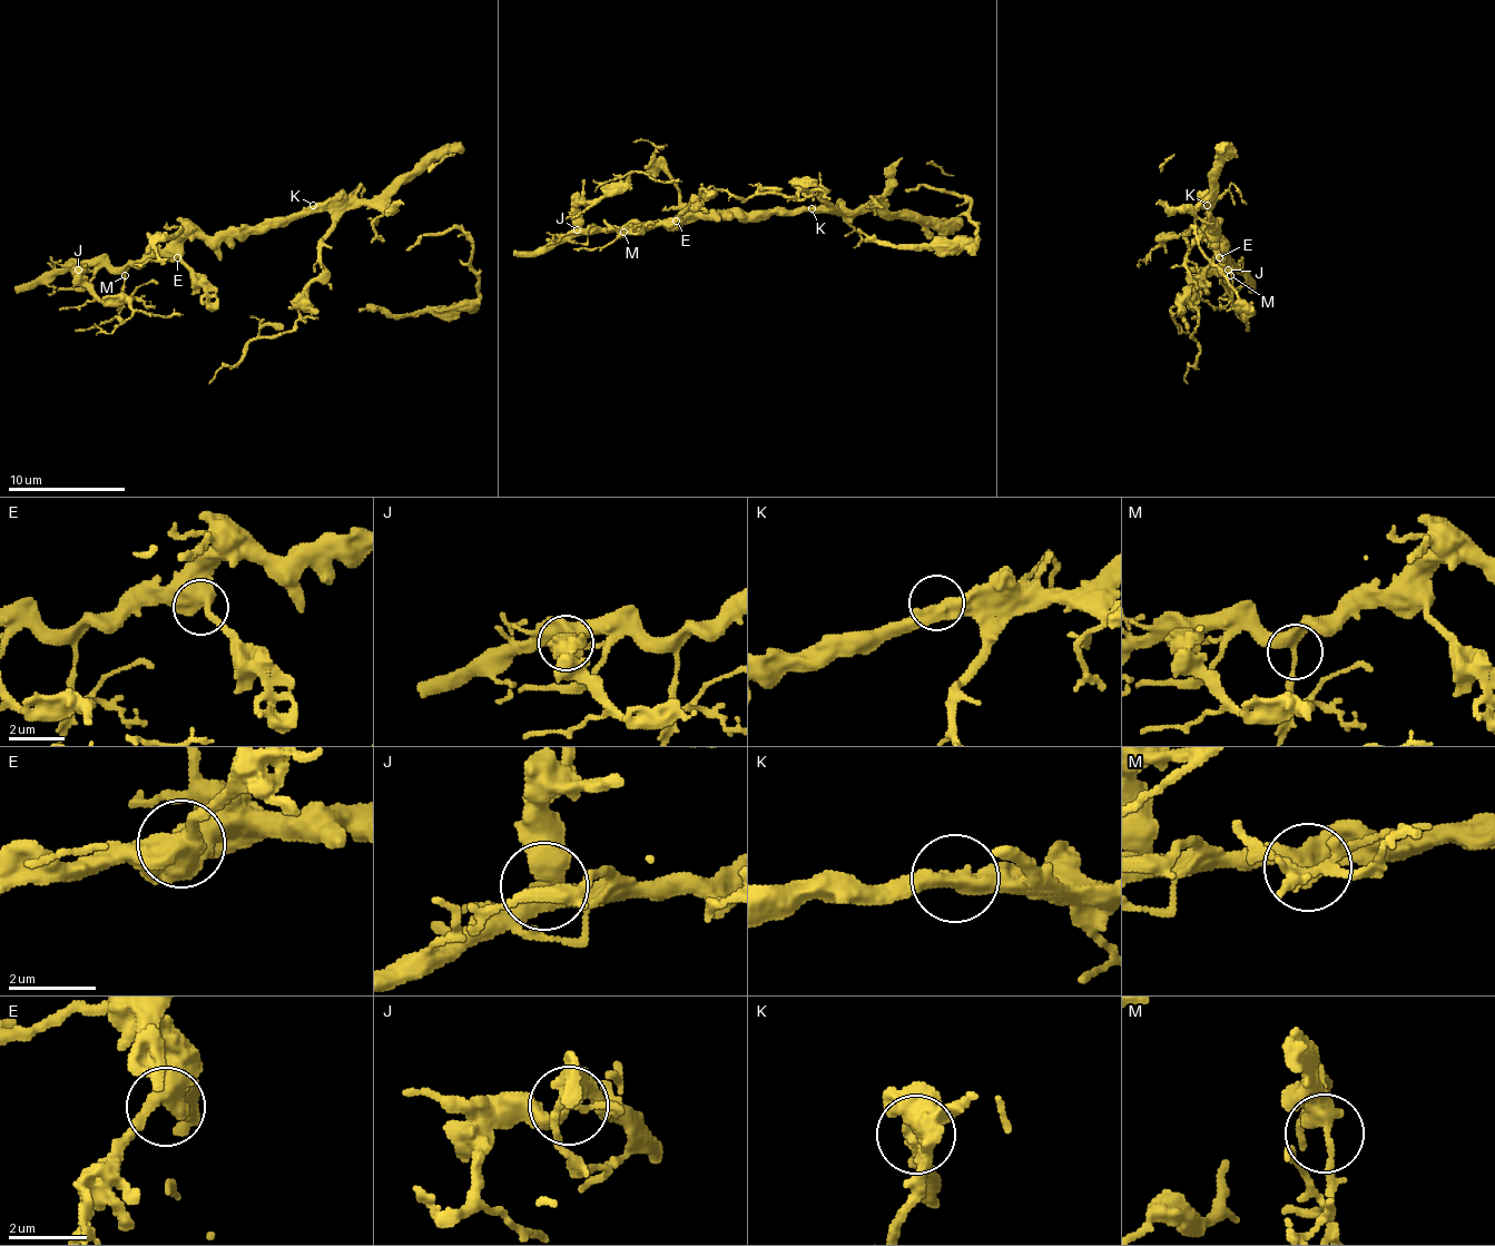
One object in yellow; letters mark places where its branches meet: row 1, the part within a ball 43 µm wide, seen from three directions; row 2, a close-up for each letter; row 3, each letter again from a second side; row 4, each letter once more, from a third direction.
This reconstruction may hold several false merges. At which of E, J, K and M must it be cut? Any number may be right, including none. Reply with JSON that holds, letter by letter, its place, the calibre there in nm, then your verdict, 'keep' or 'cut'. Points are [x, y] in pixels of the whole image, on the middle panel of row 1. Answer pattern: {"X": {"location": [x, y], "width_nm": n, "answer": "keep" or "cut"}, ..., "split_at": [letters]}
{"E": {"location": [676, 221], "width_nm": 550, "answer": "keep"}, "J": {"location": [577, 229], "width_nm": 440, "answer": "keep"}, "K": {"location": [812, 208], "width_nm": 440, "answer": "keep"}, "M": {"location": [623, 232], "width_nm": 300, "answer": "keep"}, "split_at": []}

